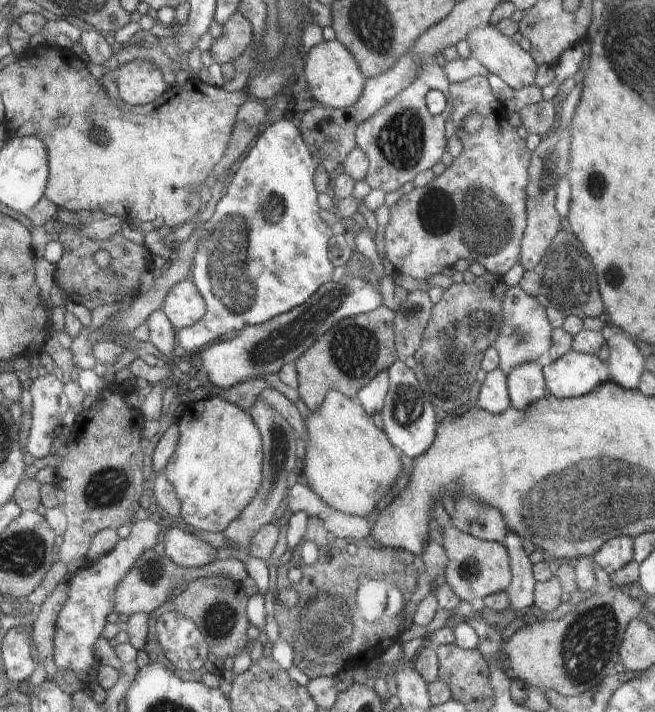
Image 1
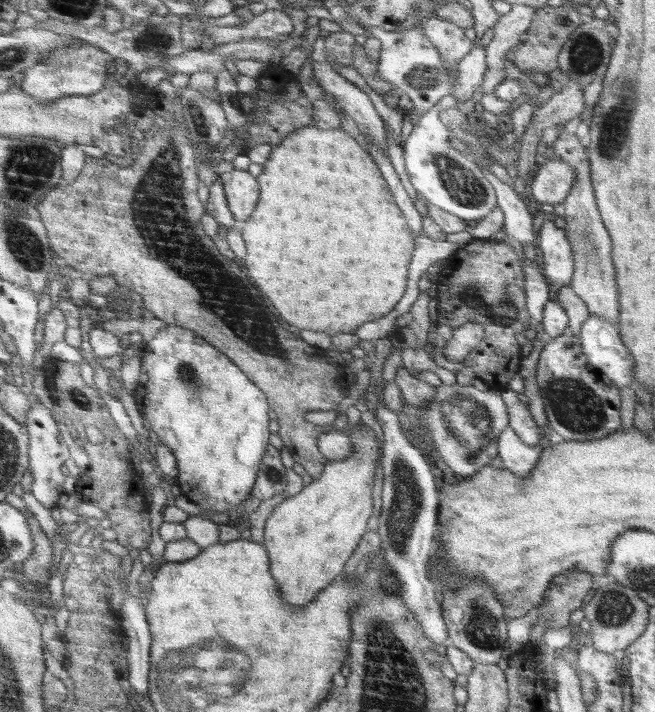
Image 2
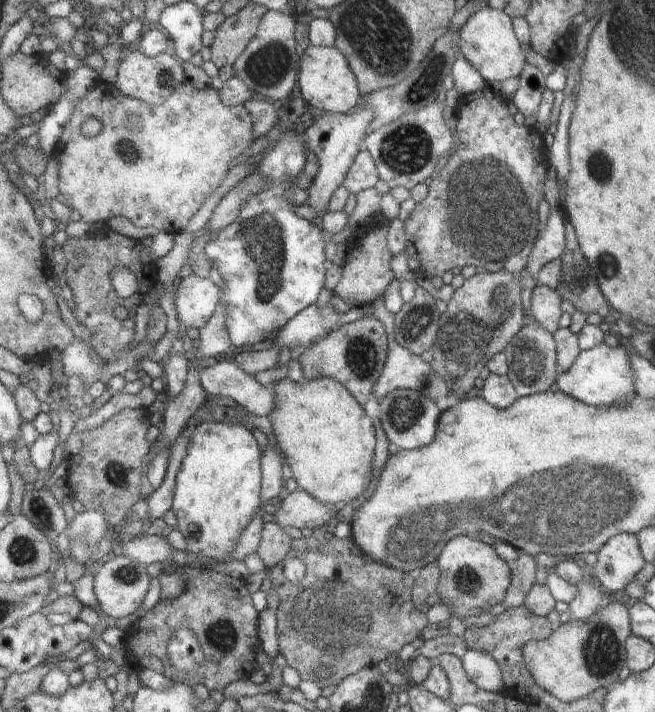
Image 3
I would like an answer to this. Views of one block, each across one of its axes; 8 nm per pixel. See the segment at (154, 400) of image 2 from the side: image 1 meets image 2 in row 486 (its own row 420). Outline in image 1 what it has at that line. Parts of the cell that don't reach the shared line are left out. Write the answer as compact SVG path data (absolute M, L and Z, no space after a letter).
M220 395L186 403L177 427L180 438L164 472L180 501L179 515L188 526L201 531L221 533L249 506L261 485L263 444L260 431L248 412L226 402Z

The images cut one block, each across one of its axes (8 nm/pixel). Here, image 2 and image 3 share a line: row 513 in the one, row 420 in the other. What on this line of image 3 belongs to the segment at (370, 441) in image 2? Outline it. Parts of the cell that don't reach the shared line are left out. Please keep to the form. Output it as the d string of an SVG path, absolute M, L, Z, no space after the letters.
M322 376L300 382L286 377L271 387L274 392L274 408L268 417L273 422L274 442L280 449L285 464L291 468L289 475L297 482L299 490L331 506L338 502L354 502L354 498L360 497L373 479L374 458L374 428L356 397L342 386L341 381Z

